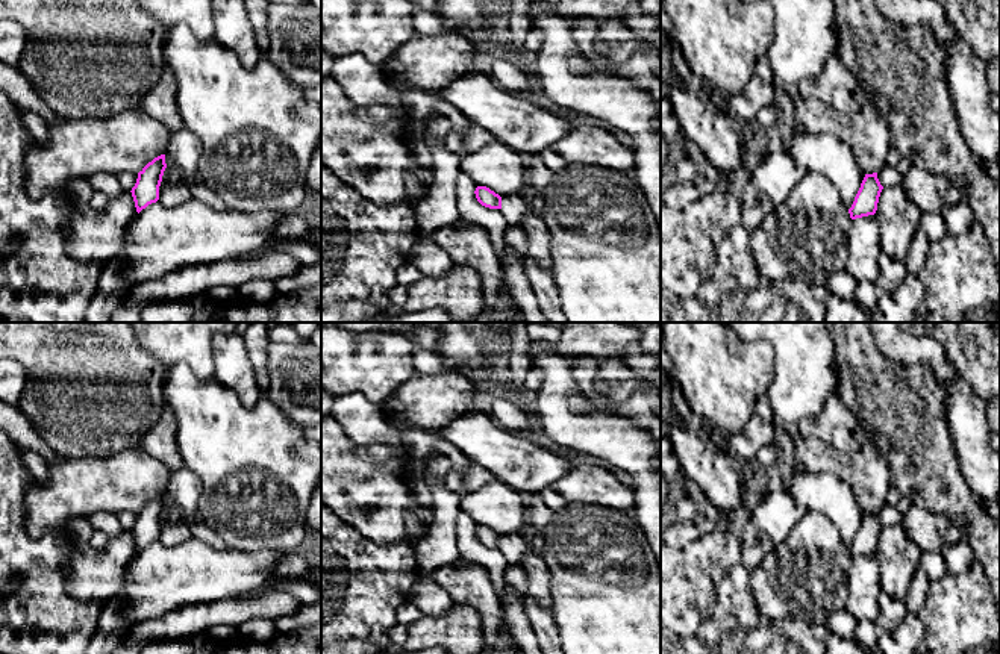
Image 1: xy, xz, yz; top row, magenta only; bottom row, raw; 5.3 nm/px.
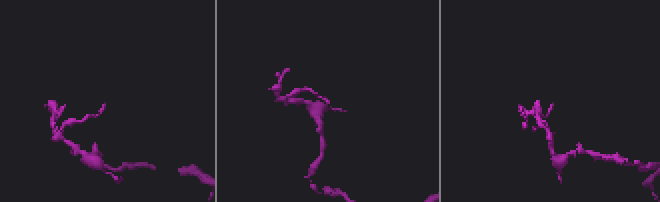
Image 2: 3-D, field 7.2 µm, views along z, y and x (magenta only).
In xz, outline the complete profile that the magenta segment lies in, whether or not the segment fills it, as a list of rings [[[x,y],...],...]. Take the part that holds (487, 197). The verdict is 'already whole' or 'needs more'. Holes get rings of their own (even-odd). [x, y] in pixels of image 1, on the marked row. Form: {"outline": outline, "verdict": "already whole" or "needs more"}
{"outline": [[[477,186],[476,191],[476,198],[477,201],[489,209],[502,209],[502,197],[498,194],[495,194],[494,191],[491,191],[486,186]]], "verdict": "already whole"}

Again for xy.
{"outline": [[[161,154],[138,173],[136,183],[130,191],[138,213],[159,200],[159,186],[165,168],[165,154]]], "verdict": "already whole"}

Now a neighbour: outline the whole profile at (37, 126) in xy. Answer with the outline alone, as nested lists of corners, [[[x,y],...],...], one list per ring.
[[[15,106],[15,109],[23,124],[29,129],[36,142],[42,145],[47,144],[48,135],[47,135],[45,120],[41,118],[38,114],[23,109],[20,106]]]

